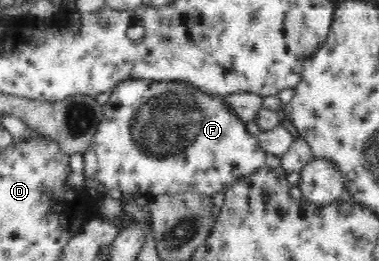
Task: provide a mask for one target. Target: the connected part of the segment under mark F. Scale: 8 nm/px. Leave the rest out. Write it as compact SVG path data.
M125 80L123 83L114 86L114 90L103 100L104 120L98 125L93 142L87 150L84 150L84 175L90 185L87 188L87 194L94 200L108 195L109 189L118 190L120 193L130 193L141 199L153 197L156 195L174 195L185 191L196 191L197 194L204 194L210 198L213 194L220 192L222 189L228 190L232 184L240 182L240 179L247 177L260 168L266 167L266 153L262 151L258 140L251 136L246 126L223 102L222 98L210 96L202 92L199 88L194 88L187 82L158 82L157 80Z

